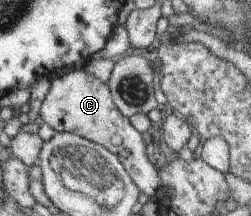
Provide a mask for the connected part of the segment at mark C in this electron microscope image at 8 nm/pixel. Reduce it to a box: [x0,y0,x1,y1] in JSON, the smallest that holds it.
[38,68,159,195]

